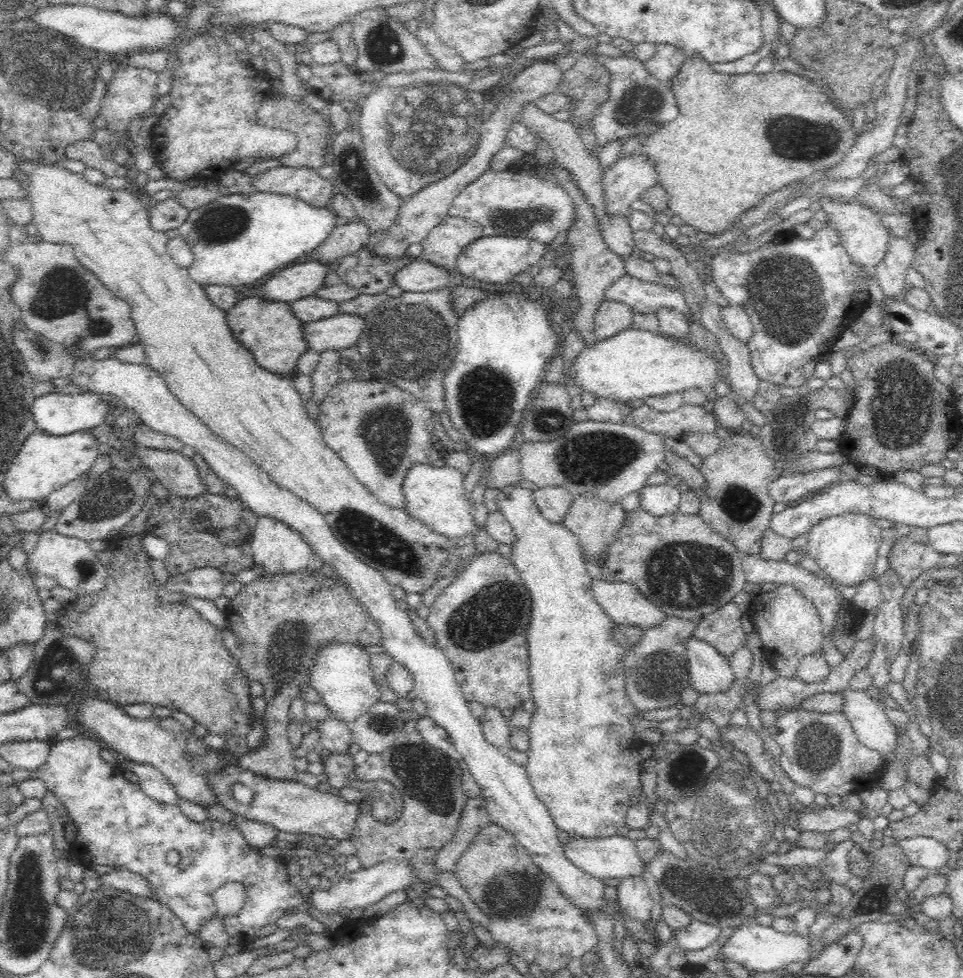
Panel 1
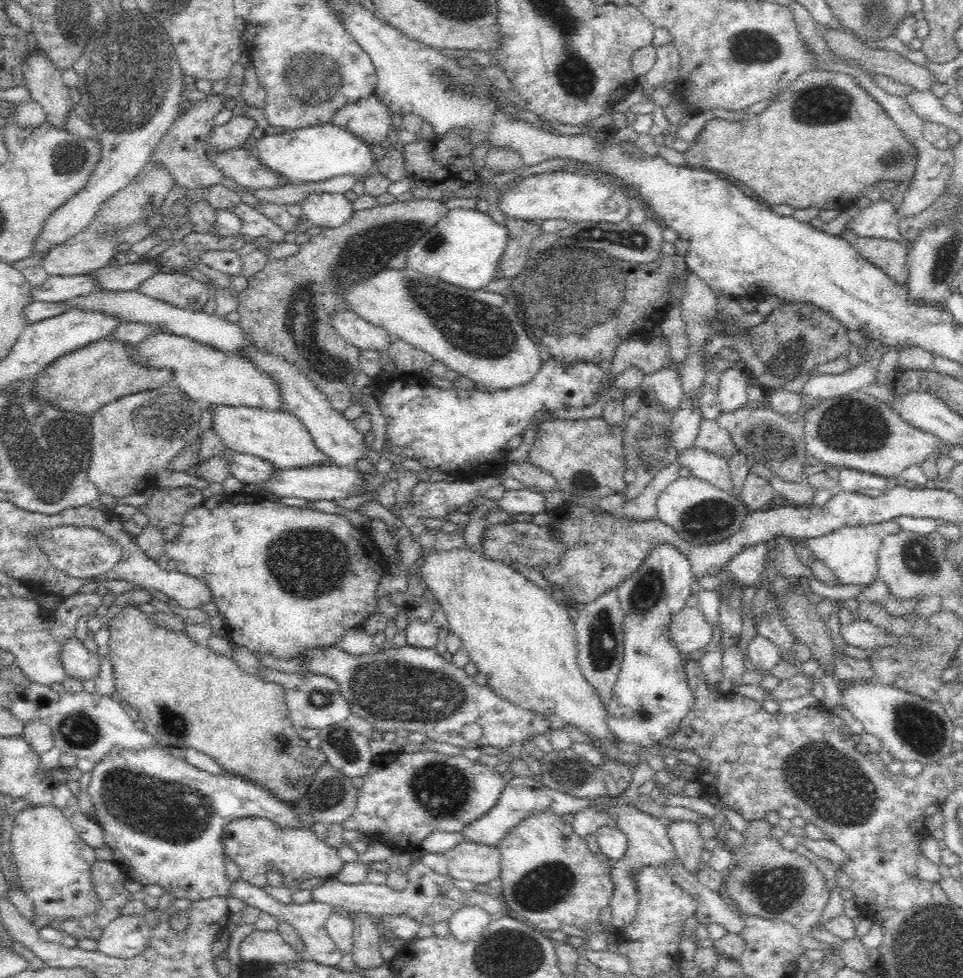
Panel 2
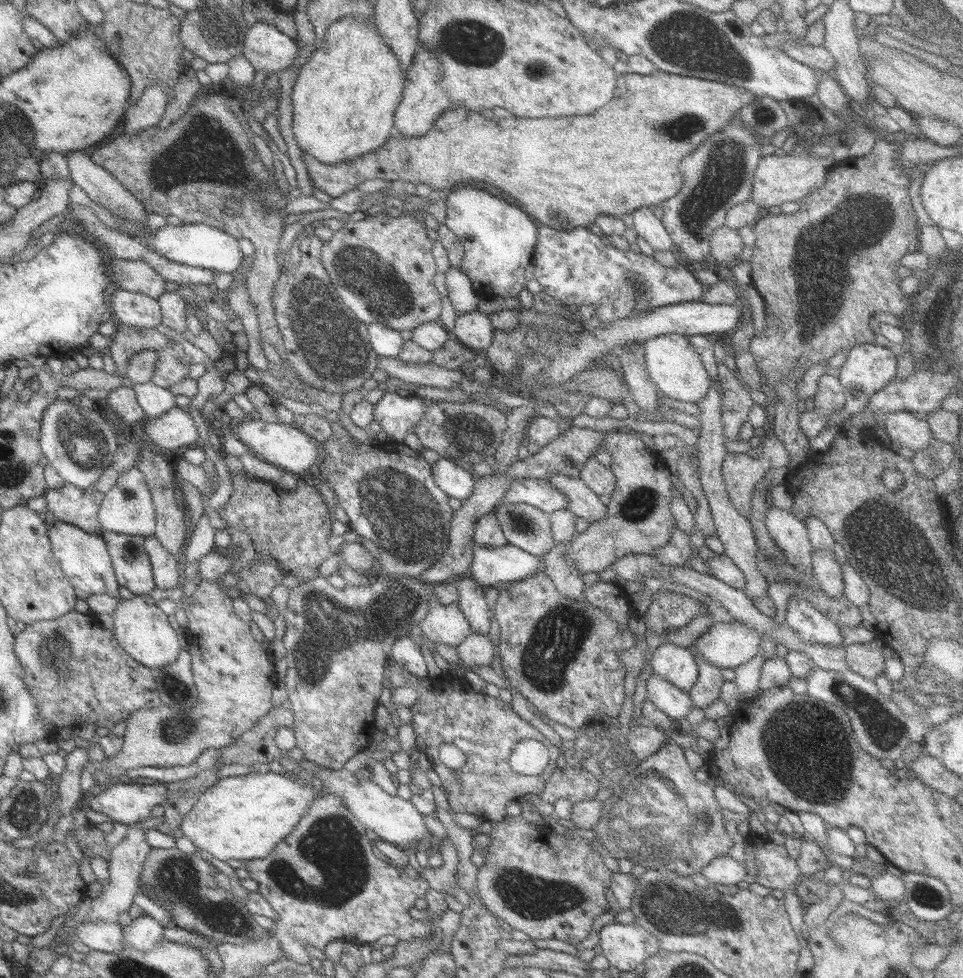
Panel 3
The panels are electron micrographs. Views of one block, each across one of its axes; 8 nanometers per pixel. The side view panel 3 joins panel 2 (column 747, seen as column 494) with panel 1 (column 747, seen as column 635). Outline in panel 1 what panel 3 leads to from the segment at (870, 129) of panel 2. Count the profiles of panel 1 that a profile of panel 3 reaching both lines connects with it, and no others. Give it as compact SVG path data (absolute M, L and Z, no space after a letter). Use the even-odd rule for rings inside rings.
M688 55L680 65L674 78L668 82L668 85L676 99L679 114L674 122L665 124L662 128L658 128L658 130L653 131L651 134L644 135L640 139L639 154L645 160L652 163L657 172L657 186L666 193L666 198L668 198L667 213L679 216L682 225L691 226L696 232L702 232L702 234L715 236L728 230L730 231L730 226L738 218L738 215L763 202L766 194L770 195L772 192L781 189L784 185L801 181L803 178L809 177L813 172L816 172L816 170L840 164L848 156L848 152L854 148L859 136L859 132L853 126L852 117L835 107L827 91L817 81L810 80L807 76L796 75L790 70L773 70L768 74L752 72L743 75L729 75L714 70L705 60L698 56Z

